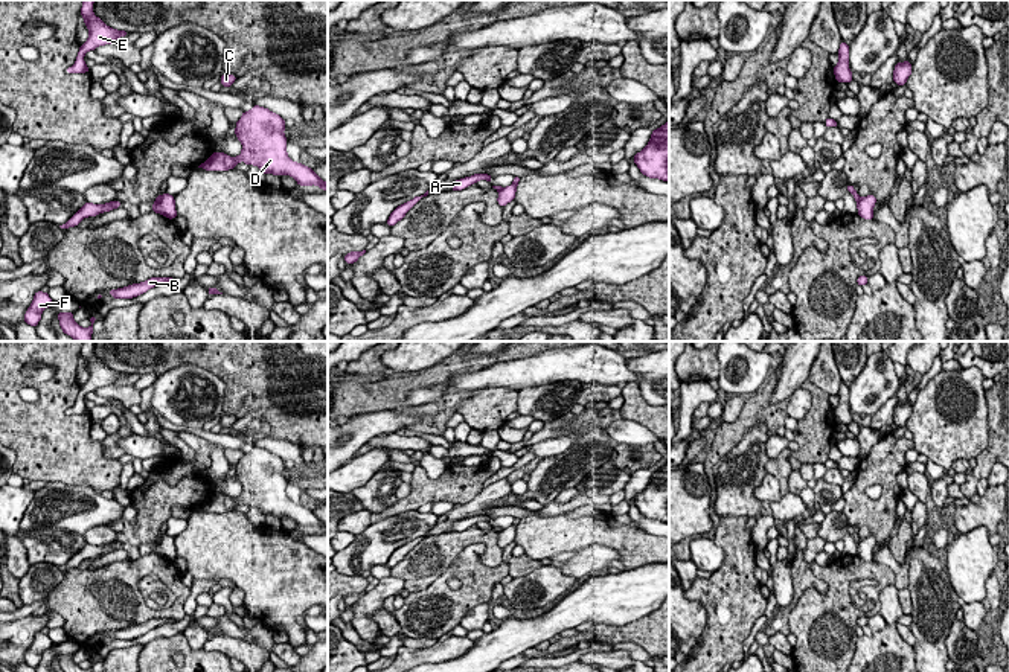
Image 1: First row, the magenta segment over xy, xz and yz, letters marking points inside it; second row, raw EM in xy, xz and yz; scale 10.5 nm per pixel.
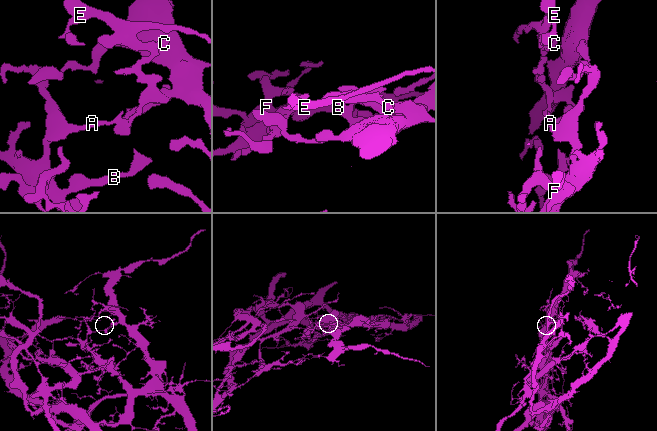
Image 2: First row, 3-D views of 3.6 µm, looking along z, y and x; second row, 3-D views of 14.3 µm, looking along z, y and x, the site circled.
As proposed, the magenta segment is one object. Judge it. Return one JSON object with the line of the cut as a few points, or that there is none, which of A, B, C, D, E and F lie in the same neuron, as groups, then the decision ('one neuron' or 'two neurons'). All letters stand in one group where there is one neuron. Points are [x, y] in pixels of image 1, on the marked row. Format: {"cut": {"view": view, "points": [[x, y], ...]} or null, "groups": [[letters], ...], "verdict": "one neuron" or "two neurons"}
{"cut": {"view": "xy", "points": [[162, 195], [156, 203]]}, "groups": [["A", "B"], ["C", "D", "E", "F"]], "verdict": "two neurons"}

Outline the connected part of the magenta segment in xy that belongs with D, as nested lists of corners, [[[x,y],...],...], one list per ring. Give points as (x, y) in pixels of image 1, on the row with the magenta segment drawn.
[[[253,105],[244,111],[236,122],[235,134],[242,143],[238,157],[229,157],[224,152],[213,152],[207,162],[198,168],[206,171],[229,171],[241,160],[245,165],[258,166],[264,174],[291,175],[299,186],[316,184],[328,192],[328,183],[323,181],[312,168],[293,162],[287,154],[287,137],[283,134],[285,119],[268,108]]]

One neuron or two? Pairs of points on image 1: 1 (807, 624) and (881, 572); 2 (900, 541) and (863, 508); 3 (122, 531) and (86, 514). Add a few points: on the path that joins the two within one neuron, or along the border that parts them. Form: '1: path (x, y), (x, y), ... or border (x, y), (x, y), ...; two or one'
1: path (826, 604), (854, 572), (861, 572); one
2: border (890, 540), (887, 547); two
3: border (122, 517), (108, 526); two

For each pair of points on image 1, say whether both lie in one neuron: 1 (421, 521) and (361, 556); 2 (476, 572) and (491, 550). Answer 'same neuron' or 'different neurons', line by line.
1: same neuron
2: different neurons

